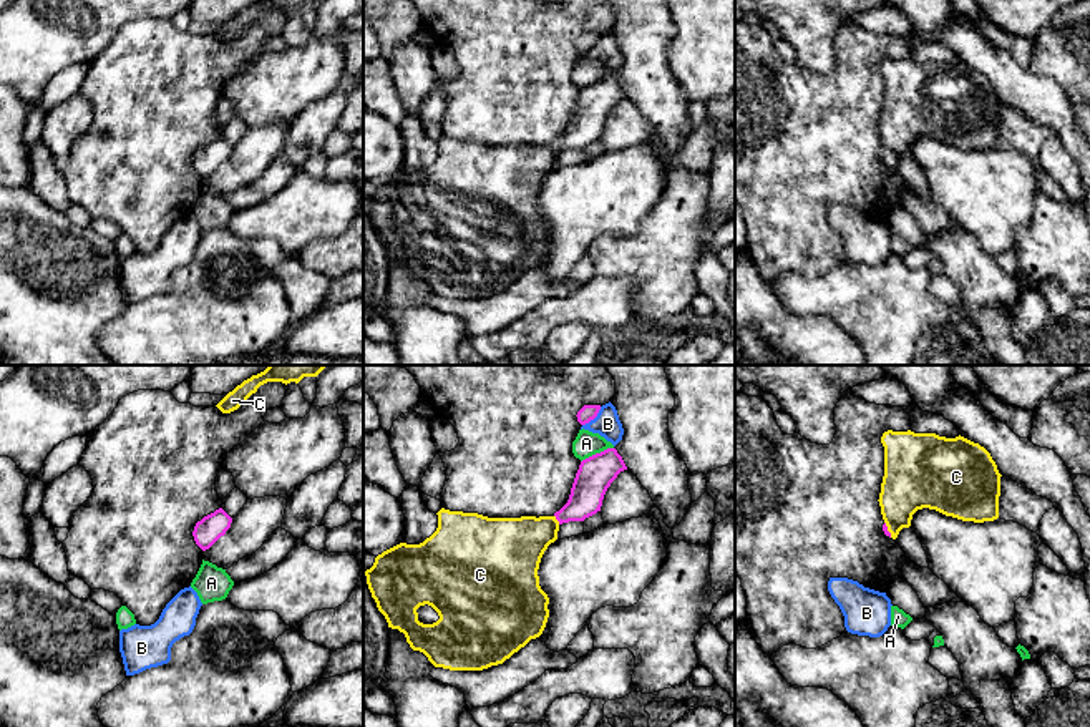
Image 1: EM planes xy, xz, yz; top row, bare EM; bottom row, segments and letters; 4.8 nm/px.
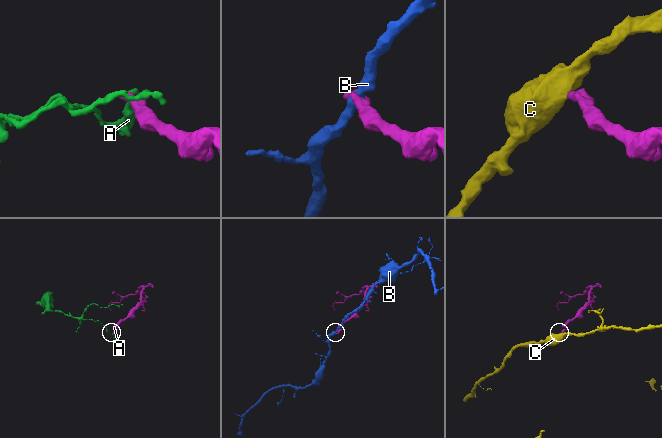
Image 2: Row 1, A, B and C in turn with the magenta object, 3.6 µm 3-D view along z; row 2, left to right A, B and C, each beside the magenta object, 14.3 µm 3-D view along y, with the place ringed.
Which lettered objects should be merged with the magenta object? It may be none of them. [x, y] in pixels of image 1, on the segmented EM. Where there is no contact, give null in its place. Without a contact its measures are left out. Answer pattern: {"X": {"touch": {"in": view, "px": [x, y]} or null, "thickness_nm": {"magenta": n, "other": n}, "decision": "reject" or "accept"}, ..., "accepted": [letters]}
{"A": {"touch": {"in": "xz", "px": [596, 453]}, "thickness_nm": {"magenta": 170, "other": 120}, "decision": "reject"}, "B": {"touch": {"in": "xz", "px": [593, 419]}, "thickness_nm": {"magenta": 80, "other": 120}, "decision": "reject"}, "C": {"touch": {"in": "xz", "px": [556, 518]}, "thickness_nm": {"magenta": 170, "other": 280}, "decision": "accept"}, "accepted": ["C"]}

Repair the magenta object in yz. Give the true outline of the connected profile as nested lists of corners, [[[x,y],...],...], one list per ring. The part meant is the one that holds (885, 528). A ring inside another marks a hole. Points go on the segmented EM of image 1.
[[[888,430],[881,437],[884,446],[884,476],[879,493],[879,506],[884,520],[883,531],[896,539],[903,528],[911,526],[917,510],[929,508],[962,521],[994,521],[999,518],[1000,473],[990,453],[964,437],[946,438],[936,433],[914,433]]]

